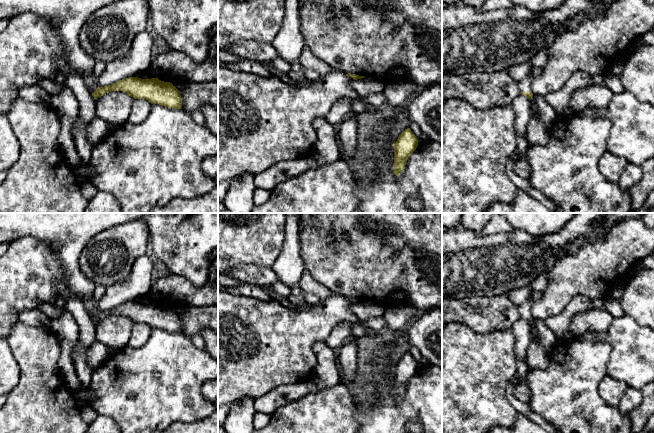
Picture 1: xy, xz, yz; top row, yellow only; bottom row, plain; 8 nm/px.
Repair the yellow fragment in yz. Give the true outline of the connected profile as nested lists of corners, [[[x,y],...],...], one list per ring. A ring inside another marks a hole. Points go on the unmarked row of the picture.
[[[526,301],[523,305],[518,307],[518,312],[520,314],[520,318],[532,322],[533,317],[531,315],[531,301]]]

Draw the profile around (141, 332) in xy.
[[[134,323],[128,346],[140,348],[146,344],[151,335],[151,327],[145,323]]]

